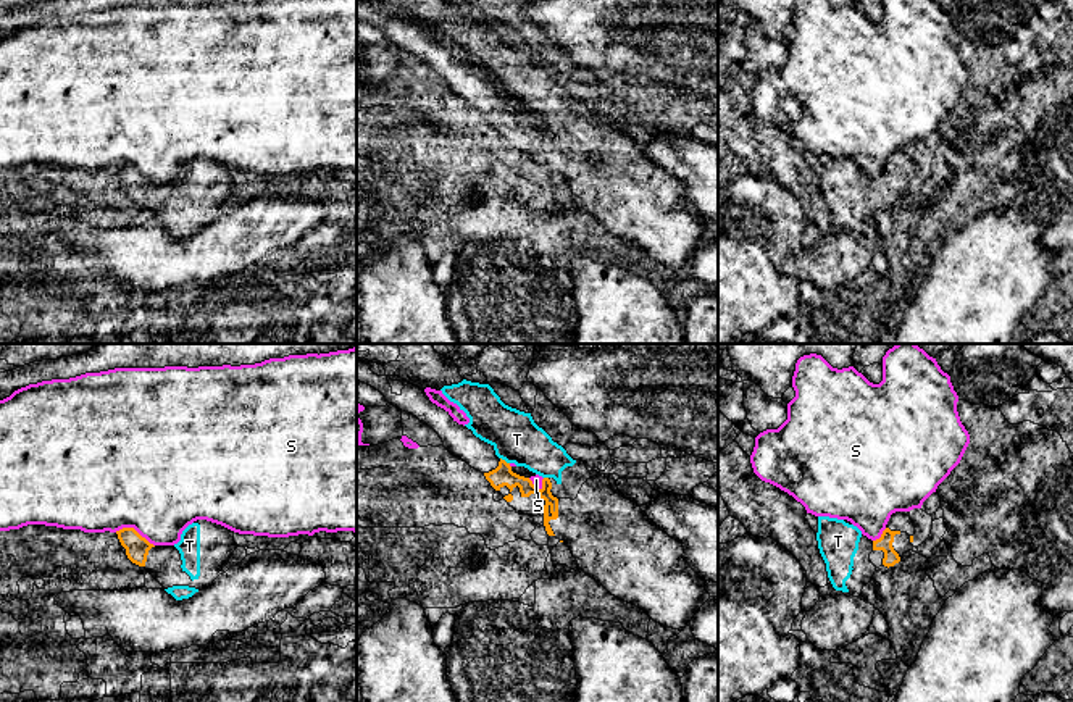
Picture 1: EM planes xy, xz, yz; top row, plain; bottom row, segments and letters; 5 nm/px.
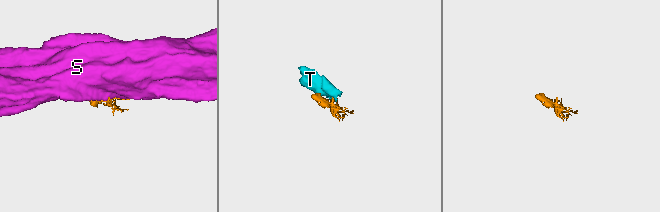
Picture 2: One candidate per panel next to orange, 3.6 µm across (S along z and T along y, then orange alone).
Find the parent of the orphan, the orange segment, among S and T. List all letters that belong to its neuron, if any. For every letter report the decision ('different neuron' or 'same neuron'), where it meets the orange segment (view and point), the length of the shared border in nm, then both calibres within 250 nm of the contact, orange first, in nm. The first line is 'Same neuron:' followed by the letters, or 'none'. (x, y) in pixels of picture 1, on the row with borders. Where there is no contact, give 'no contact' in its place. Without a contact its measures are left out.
Same neuron: T
S: different neuron; meets orange in xy at (133, 528); contact 220 nm long; 120 nm thick on the orange side, 500 nm on the other
T: same neuron; meets orange in xz at (504, 460); contact 60 nm long; 100 nm thick on the orange side, 240 nm on the other

